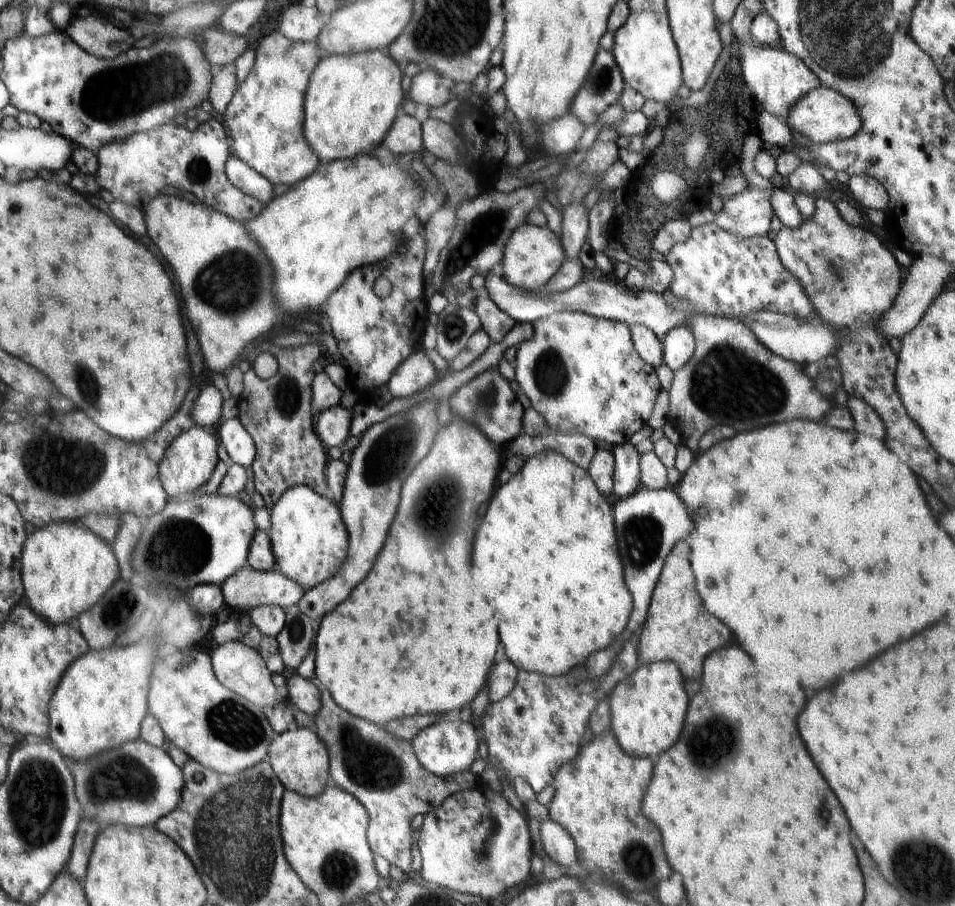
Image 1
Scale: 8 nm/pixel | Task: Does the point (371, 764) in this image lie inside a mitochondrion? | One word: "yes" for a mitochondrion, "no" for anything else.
yes

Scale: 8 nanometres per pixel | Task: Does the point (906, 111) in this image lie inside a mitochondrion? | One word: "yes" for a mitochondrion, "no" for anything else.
no

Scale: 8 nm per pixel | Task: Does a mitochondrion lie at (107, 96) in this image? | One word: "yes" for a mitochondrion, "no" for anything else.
yes

